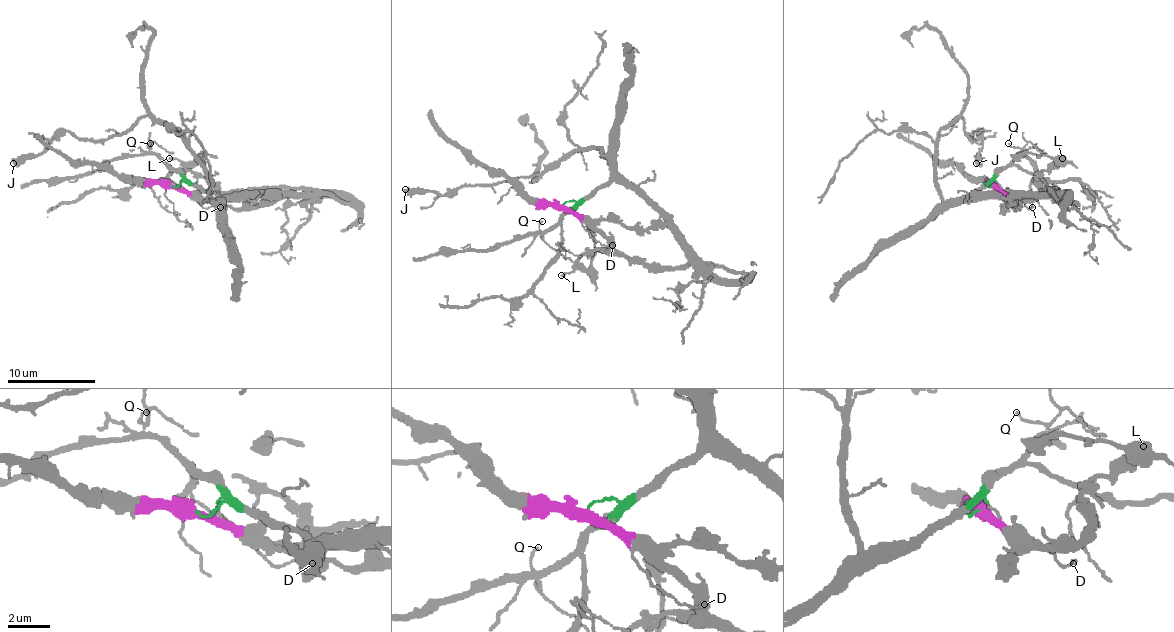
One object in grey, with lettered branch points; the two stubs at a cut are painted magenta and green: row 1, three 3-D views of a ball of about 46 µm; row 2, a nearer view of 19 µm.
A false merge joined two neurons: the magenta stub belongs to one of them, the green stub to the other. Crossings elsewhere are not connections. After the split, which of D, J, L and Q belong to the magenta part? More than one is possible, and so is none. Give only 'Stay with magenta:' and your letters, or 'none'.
Stay with magenta: D, L

